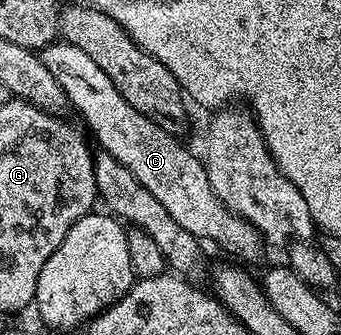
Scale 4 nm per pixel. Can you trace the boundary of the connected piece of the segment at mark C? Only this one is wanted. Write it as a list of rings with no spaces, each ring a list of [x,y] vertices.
[[[53,42],[46,45],[39,58],[68,95],[71,107],[80,111],[87,131],[94,140],[96,135],[99,147],[118,158],[118,162],[122,162],[122,166],[126,166],[126,170],[130,170],[130,174],[134,174],[134,178],[138,178],[138,182],[146,186],[146,190],[150,190],[162,206],[166,206],[166,214],[170,214],[182,230],[194,234],[201,242],[213,240],[218,247],[233,252],[237,256],[233,257],[240,262],[256,260],[266,251],[260,231],[231,212],[220,201],[218,194],[214,194],[203,159],[197,153],[195,156],[190,149],[183,148],[173,133],[162,130],[150,118],[138,114],[138,110],[134,110],[134,106],[118,94],[114,82],[110,82],[106,73],[86,53],[78,50],[78,46]]]

